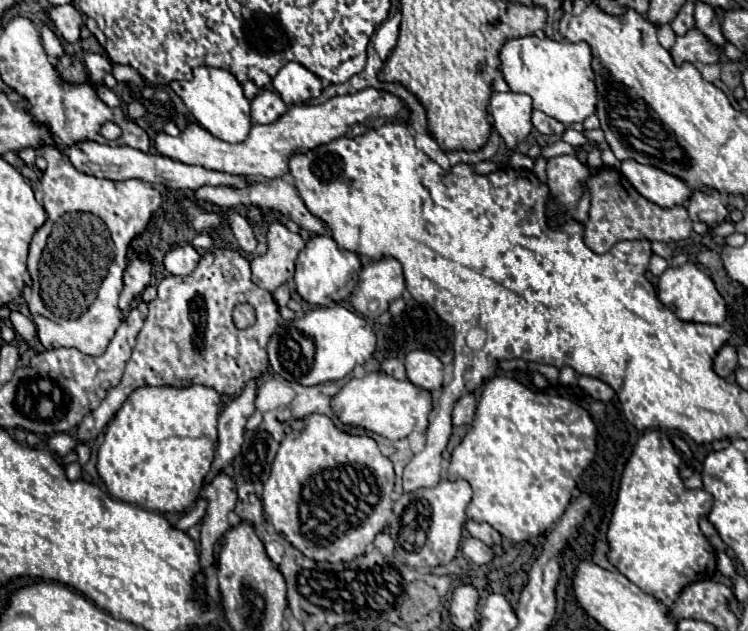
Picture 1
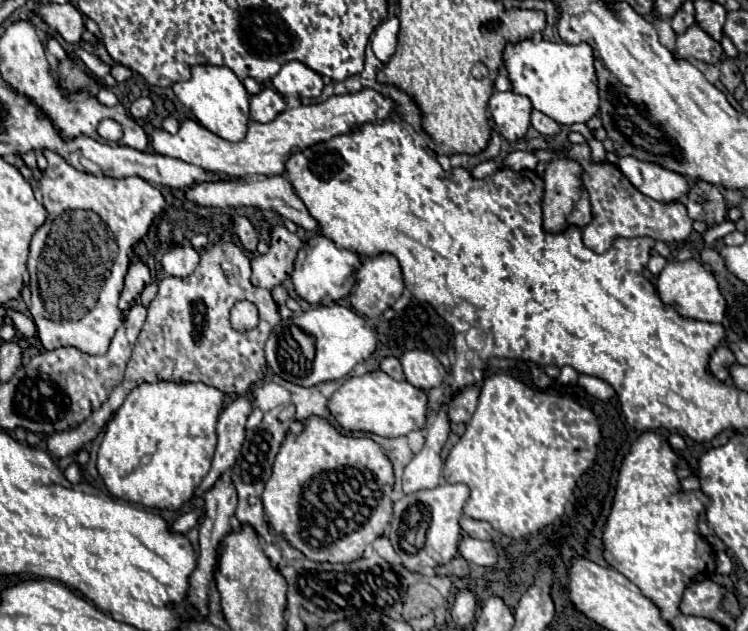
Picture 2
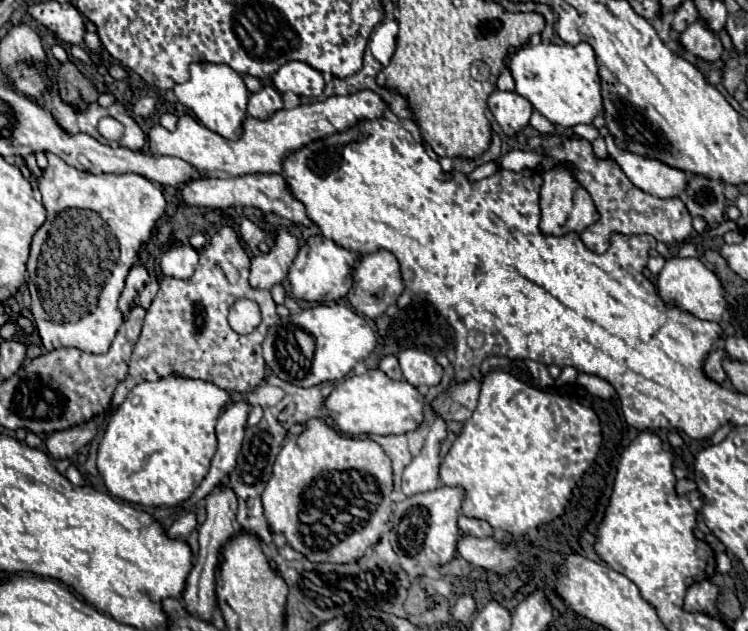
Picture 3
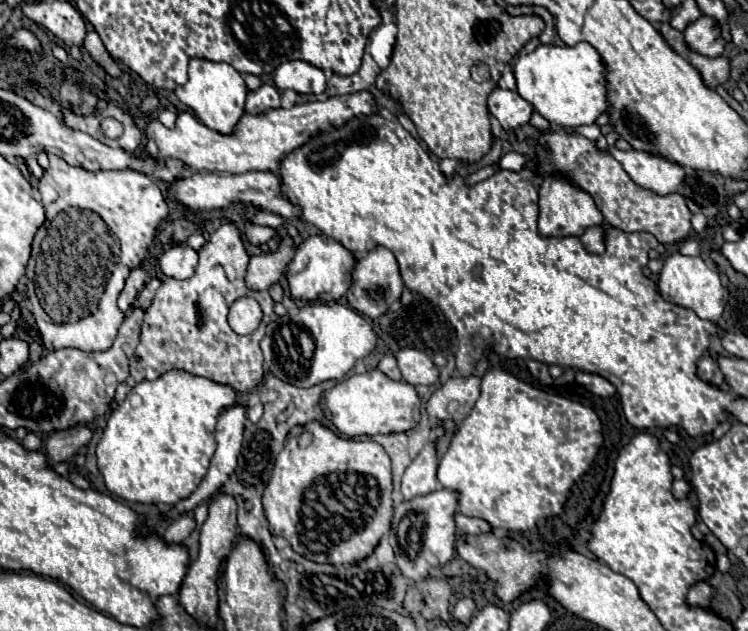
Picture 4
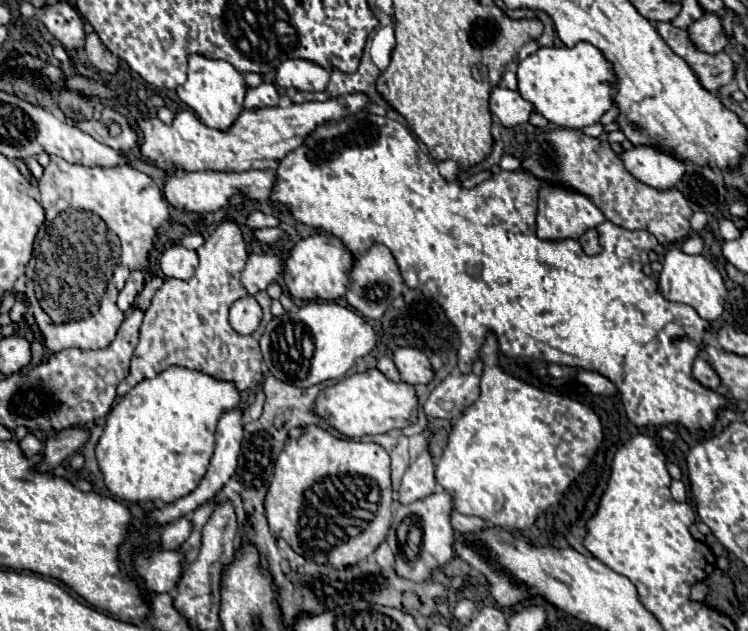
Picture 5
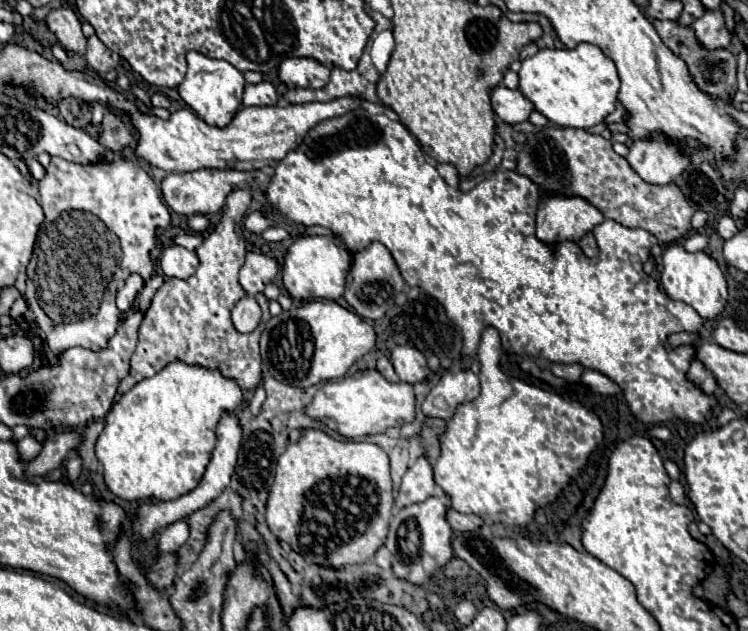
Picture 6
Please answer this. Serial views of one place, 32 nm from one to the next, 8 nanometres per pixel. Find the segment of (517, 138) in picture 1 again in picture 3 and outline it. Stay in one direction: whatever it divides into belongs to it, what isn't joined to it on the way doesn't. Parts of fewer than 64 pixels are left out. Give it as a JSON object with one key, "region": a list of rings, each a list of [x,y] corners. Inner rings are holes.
{"region":[[[496,90],[492,92],[492,96],[488,98],[488,108],[494,114],[494,118],[498,120],[502,132],[506,136],[514,136],[518,134],[524,126],[528,126],[530,114],[532,114],[532,104],[522,98],[516,92],[502,92]]]}

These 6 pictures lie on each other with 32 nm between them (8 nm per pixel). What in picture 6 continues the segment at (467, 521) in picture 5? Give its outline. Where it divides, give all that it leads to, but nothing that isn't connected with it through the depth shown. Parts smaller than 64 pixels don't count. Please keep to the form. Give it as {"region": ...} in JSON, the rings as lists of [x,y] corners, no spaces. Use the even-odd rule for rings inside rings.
{"region":[[[448,508],[446,520],[456,532],[468,532],[482,526],[482,518],[478,518],[476,514],[462,514],[462,512],[456,512],[454,508]]]}

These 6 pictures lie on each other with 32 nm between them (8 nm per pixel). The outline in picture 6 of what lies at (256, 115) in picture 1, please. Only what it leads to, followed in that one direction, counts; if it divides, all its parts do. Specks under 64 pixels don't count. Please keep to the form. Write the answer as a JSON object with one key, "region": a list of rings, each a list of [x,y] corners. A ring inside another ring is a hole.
{"region":[[[270,82],[246,84],[244,88],[244,106],[274,106],[278,102],[278,94]]]}

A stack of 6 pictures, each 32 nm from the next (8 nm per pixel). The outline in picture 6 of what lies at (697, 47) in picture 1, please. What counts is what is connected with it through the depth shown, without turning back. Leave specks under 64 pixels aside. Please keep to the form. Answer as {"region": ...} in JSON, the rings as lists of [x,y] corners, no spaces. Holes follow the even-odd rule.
{"region":[[[706,10],[700,20],[694,20],[692,28],[696,30],[696,38],[706,48],[726,48],[732,40],[732,32],[726,28],[722,10]]]}

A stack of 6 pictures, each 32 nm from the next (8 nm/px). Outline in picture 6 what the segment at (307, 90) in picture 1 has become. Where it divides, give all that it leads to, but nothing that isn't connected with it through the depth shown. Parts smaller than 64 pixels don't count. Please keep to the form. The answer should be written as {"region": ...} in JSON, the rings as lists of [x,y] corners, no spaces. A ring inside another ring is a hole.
{"region":[[[288,58],[280,64],[280,80],[288,86],[324,88],[330,68],[312,58]]]}

